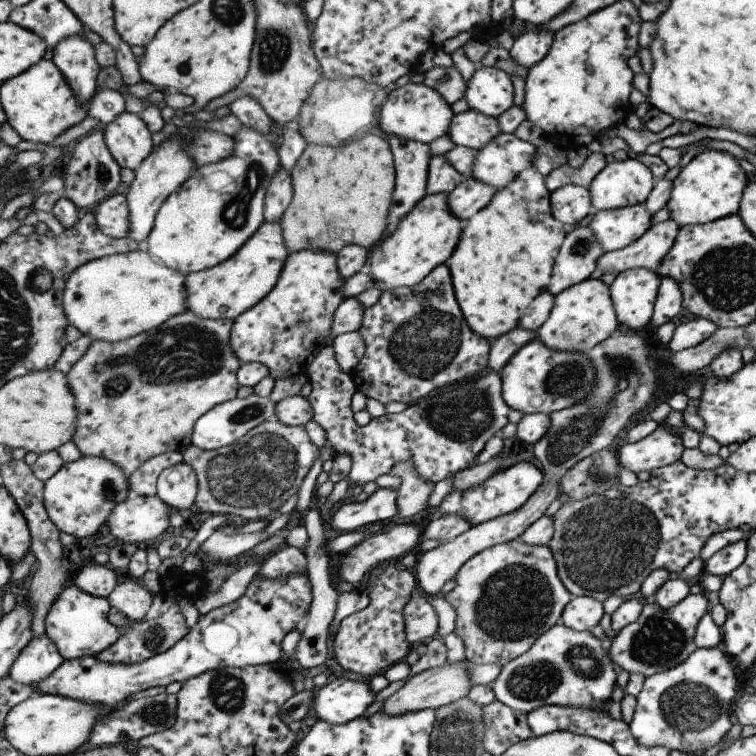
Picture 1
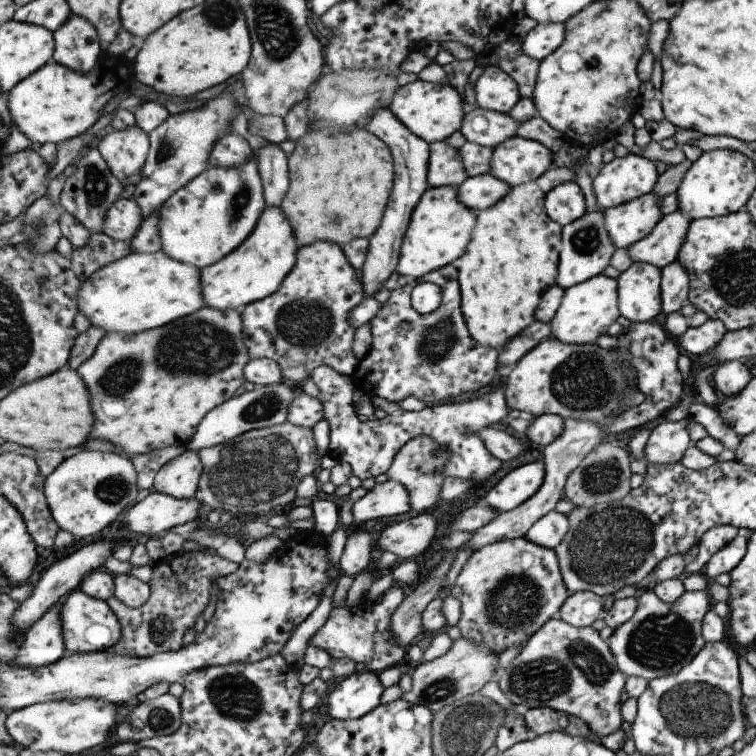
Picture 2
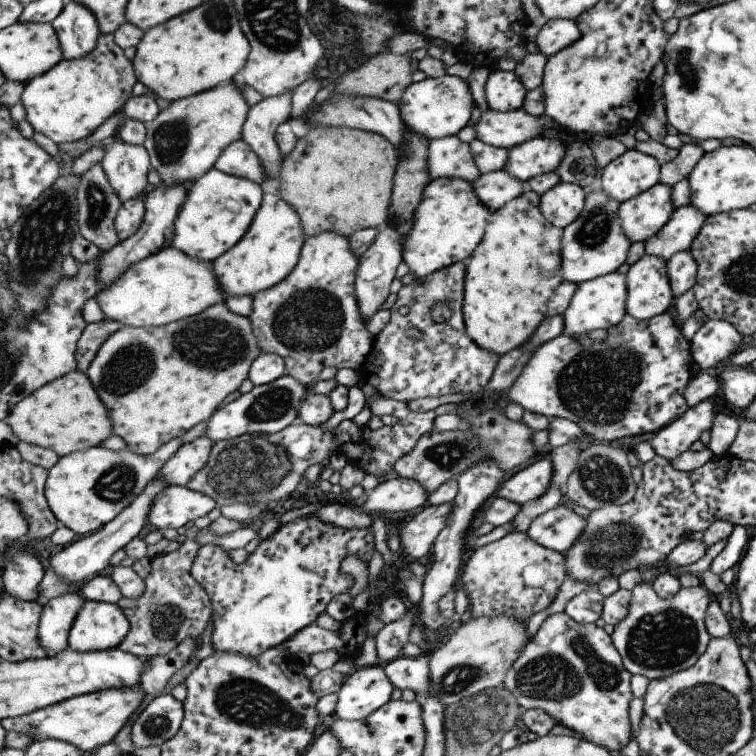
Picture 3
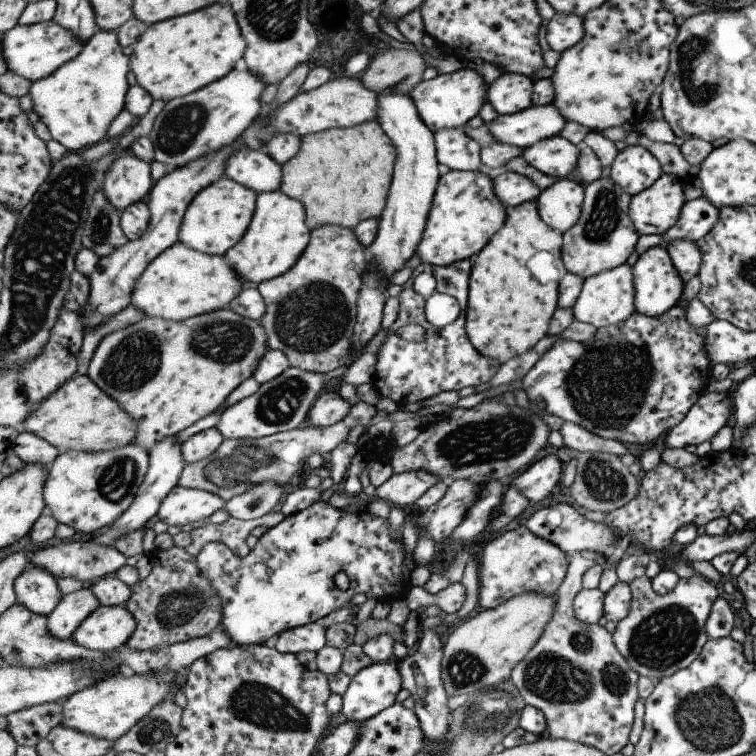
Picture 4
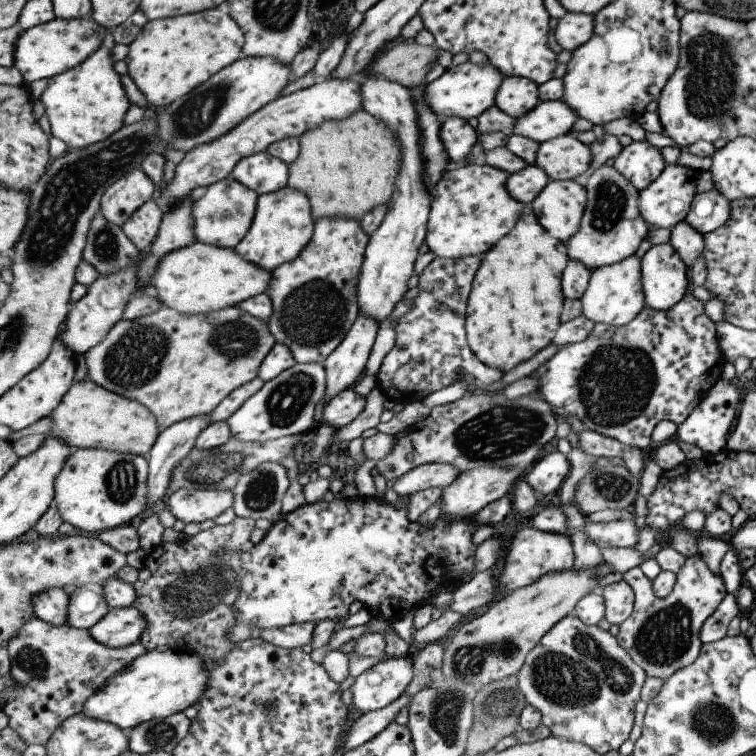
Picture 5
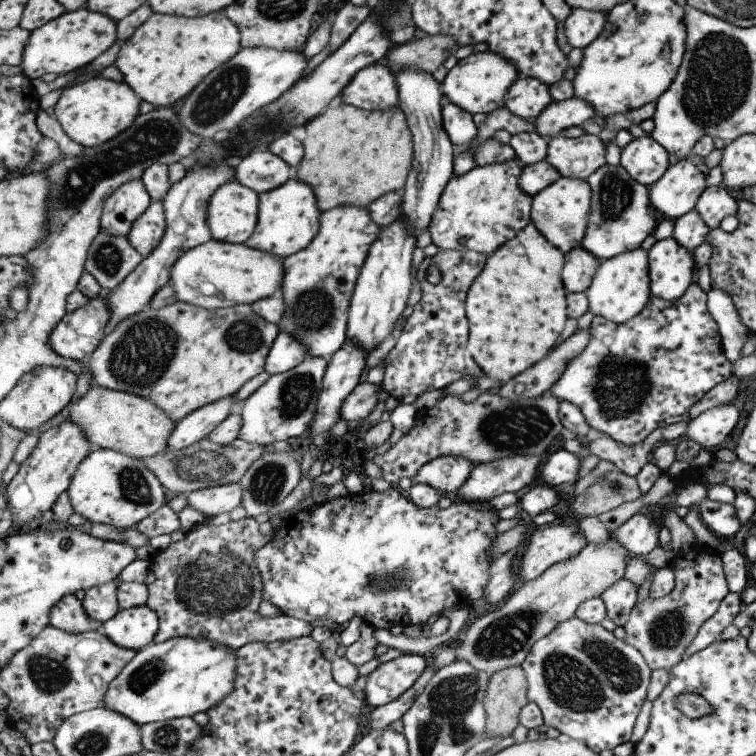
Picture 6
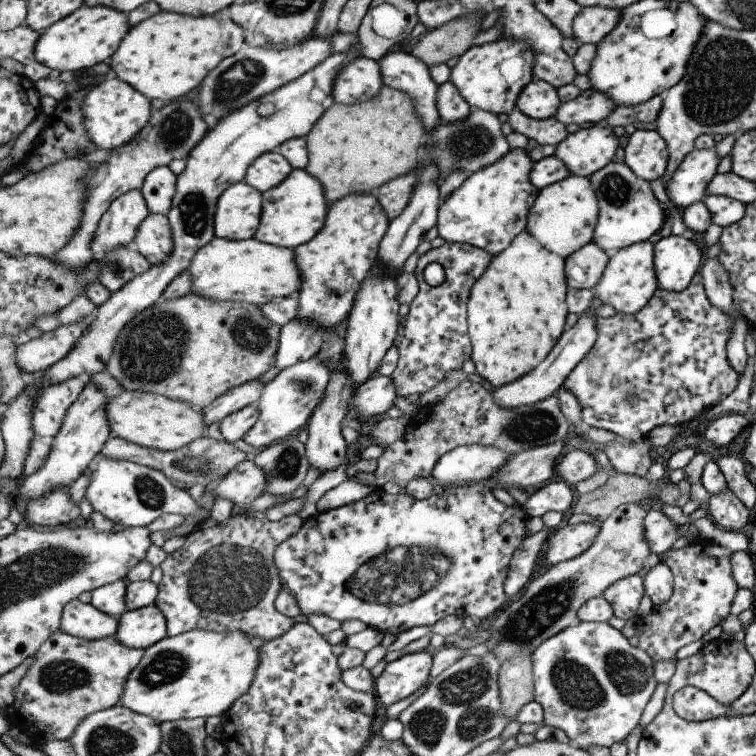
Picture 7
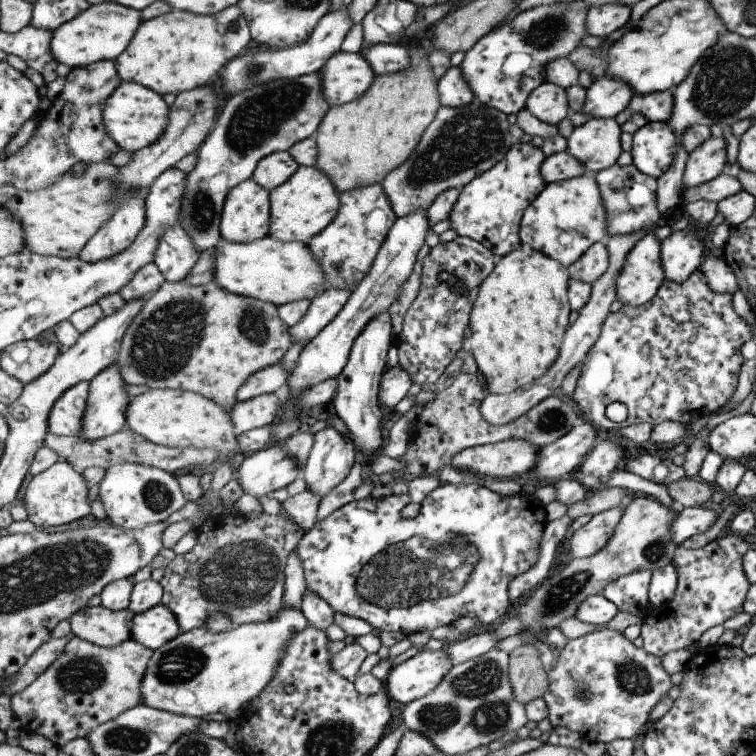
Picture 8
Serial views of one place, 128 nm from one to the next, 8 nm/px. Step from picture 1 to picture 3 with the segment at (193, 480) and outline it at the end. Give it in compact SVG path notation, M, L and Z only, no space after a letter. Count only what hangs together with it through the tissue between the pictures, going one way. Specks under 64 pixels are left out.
M206 433L185 443L159 470L159 476L163 476L169 485L187 486L197 476L197 472L201 472L207 466L213 446L215 442Z

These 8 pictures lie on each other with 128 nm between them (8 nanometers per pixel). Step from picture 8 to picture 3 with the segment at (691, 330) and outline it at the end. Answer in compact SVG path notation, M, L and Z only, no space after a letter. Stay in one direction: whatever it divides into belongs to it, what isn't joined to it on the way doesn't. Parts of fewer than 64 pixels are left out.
M627 313L627 316L617 327L611 328L608 331L609 336L607 336L607 340L598 341L593 340L589 336L578 338L570 336L569 334L563 334L550 340L547 344L540 346L535 351L535 354L533 354L533 358L529 360L529 364L523 369L521 378L507 392L506 397L508 397L508 400L519 404L524 410L545 415L550 419L561 417L572 420L579 424L585 433L599 443L615 442L615 440L619 440L620 438L639 436L645 433L653 434L657 430L663 429L670 422L675 421L676 418L679 418L688 409L685 398L681 394L685 392L685 387L689 384L691 377L697 372L698 367L692 360L691 348L687 348L687 346L691 347L692 344L685 342L685 338L681 336L679 328L673 324L671 316L669 314L658 314L656 317L649 318L648 321L642 321Z

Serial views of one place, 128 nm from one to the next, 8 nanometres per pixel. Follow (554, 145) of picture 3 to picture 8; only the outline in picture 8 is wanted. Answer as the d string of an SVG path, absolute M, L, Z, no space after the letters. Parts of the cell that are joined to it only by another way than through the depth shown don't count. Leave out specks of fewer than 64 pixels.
M590 118L581 127L576 127L568 139L569 154L573 154L581 164L587 166L590 174L600 173L603 169L616 165L617 158L621 156L621 124L616 118Z

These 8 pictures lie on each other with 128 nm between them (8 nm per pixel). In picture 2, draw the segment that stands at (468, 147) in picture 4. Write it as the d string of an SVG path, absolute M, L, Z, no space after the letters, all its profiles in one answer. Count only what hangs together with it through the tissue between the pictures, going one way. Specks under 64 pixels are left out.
M444 141L431 145L428 183L430 188L441 186L461 186L469 178L460 150Z

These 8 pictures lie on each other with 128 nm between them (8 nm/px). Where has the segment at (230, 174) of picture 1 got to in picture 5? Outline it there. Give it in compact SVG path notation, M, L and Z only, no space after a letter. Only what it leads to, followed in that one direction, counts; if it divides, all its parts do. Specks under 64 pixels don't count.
M233 178L221 180L207 187L199 193L196 204L193 205L193 214L196 215L193 232L197 234L197 241L234 249L252 229L259 198L260 194L256 190Z

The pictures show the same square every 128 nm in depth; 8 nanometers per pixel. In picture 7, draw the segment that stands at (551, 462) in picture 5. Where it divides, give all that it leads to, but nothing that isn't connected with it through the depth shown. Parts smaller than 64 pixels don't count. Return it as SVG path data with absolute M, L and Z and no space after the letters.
M590 449L573 450L561 458L561 462L555 466L555 474L574 487L581 480L593 476L597 472L597 460L590 453Z

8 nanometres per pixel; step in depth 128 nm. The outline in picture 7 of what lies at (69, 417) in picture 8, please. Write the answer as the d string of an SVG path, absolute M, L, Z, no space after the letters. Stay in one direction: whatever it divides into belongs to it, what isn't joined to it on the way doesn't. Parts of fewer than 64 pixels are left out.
M71 378L61 384L45 384L37 392L33 406L33 430L37 436L55 438L61 434L69 410L80 400L87 386L87 380Z

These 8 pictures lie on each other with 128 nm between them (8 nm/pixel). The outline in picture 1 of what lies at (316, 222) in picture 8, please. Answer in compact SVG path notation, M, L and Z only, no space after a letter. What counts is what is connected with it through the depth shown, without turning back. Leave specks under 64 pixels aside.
M266 220L255 236L228 261L187 275L189 310L201 318L235 320L276 288L290 253L281 222Z

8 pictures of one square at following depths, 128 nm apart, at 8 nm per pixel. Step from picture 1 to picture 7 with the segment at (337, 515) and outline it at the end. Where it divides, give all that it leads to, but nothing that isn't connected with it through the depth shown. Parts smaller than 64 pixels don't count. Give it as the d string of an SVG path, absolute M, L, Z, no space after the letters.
M461 446L446 454L431 478L436 478L443 487L493 479L501 466L507 466L511 452L495 446Z

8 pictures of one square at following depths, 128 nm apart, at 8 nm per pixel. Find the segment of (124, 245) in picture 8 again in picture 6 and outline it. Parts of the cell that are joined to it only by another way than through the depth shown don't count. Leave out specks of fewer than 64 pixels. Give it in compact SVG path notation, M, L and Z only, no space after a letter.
M132 180L121 186L108 200L102 216L102 229L119 238L128 238L136 220L152 205L152 195L142 180Z

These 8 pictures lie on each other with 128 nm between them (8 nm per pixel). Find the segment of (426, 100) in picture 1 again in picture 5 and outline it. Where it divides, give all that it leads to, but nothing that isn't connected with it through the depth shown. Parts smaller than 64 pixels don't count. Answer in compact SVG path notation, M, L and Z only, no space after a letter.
M469 60L454 68L447 68L439 80L427 82L425 84L425 102L435 110L437 116L443 119L459 117L471 120L471 118L478 118L486 110L496 105L497 94L500 93L505 79L505 74L497 66L493 66L490 61L485 64L473 64Z

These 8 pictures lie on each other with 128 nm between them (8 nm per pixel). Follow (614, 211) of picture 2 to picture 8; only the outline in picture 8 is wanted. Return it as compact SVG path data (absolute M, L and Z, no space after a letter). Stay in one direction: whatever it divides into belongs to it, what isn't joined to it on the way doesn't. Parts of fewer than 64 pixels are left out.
M709 136L688 154L687 164L684 165L683 190L703 185L723 173L727 162L725 145L723 137Z

